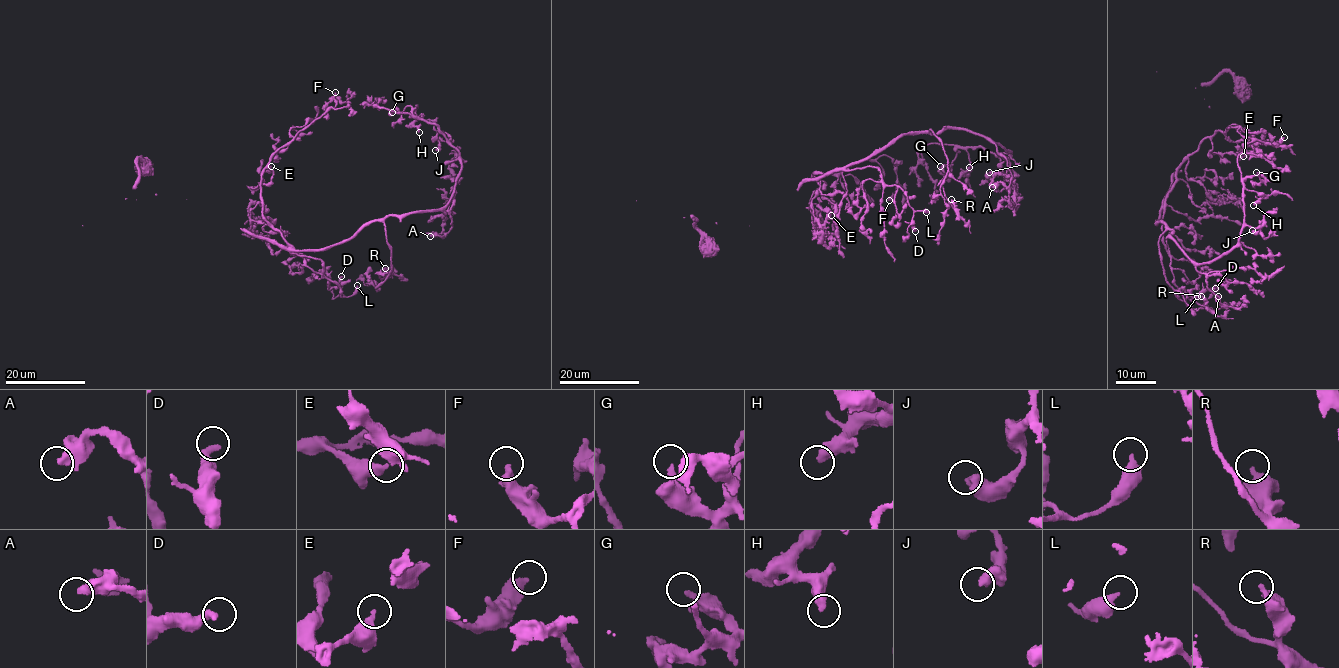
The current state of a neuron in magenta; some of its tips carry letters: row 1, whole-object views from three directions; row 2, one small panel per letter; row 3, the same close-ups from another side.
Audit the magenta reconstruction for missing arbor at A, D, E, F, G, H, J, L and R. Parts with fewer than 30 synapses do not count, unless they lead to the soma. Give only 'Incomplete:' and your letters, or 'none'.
Incomplete: L

